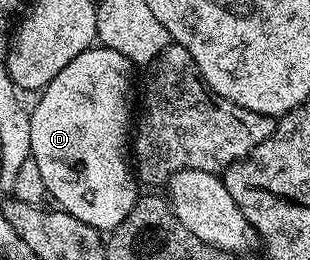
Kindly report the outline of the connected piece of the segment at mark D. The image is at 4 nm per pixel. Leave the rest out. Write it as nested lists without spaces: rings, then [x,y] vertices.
[[[94,44],[89,49],[79,52],[79,56],[75,56],[75,60],[71,60],[71,64],[67,64],[67,68],[63,68],[63,72],[59,72],[59,76],[55,76],[55,80],[51,80],[51,84],[47,84],[44,90],[40,91],[38,98],[41,99],[34,106],[31,106],[29,116],[31,120],[31,157],[35,160],[35,164],[39,164],[39,173],[43,176],[46,195],[50,199],[54,198],[57,201],[54,203],[60,209],[66,210],[71,216],[75,216],[75,220],[83,220],[83,224],[91,224],[91,228],[102,232],[114,230],[125,219],[127,212],[131,212],[131,208],[136,204],[139,197],[138,183],[135,181],[135,174],[131,169],[129,159],[131,154],[129,89],[133,86],[133,73],[135,73],[135,67],[133,63],[127,60],[127,56],[119,56],[119,52],[115,52],[111,48]]]

